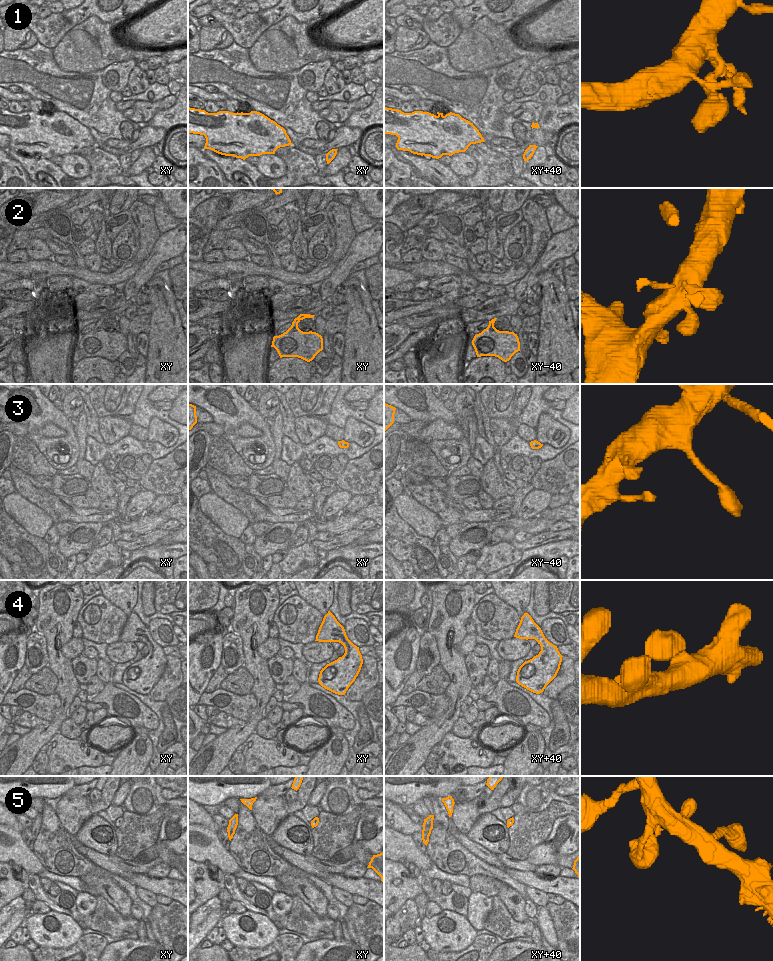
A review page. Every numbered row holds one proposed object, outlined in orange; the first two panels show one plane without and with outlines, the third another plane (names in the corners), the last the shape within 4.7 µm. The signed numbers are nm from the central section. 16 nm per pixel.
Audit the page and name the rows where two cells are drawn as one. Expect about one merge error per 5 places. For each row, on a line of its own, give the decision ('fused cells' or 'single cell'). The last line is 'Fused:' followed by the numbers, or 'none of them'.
1: single cell
2: single cell
3: single cell
4: single cell
5: single cell
Fused: none of them

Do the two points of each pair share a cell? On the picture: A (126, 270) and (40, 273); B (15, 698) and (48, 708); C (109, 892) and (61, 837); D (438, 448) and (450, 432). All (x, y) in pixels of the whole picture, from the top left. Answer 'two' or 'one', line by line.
A: one
B: one
C: two
D: two

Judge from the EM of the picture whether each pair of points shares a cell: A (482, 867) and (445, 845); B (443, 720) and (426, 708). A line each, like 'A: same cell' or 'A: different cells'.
A: same cell
B: different cells

